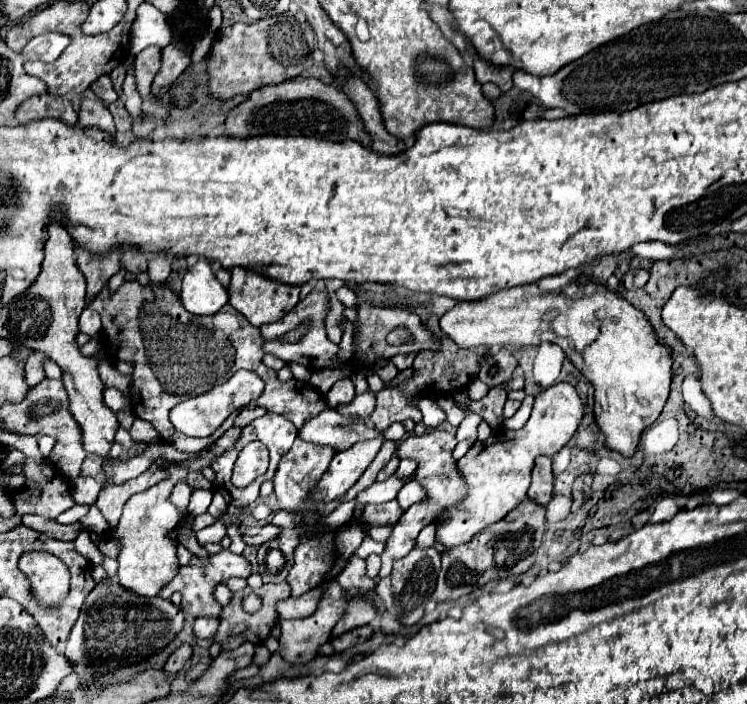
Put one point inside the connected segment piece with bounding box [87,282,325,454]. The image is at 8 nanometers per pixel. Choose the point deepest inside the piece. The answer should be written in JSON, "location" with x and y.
{"location":[174,357]}

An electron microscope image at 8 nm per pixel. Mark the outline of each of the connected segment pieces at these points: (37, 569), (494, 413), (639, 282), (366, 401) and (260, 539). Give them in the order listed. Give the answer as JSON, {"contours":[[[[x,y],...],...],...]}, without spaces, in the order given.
{"contours":[[[[25,552],[19,560],[19,570],[31,582],[31,594],[45,606],[63,602],[69,594],[69,570],[49,552]]],[[[503,382],[495,388],[491,388],[485,398],[481,398],[477,402],[475,400],[469,402],[469,410],[479,414],[485,422],[489,422],[491,428],[497,428],[503,420],[503,404],[507,400],[507,384],[509,382]]],[[[631,270],[631,272],[627,272],[623,288],[627,288],[627,290],[641,288],[641,286],[645,286],[647,280],[649,280],[649,272],[647,270]]],[[[367,392],[367,394],[355,396],[349,404],[339,404],[339,406],[337,406],[337,412],[343,414],[343,416],[347,416],[347,414],[357,414],[357,416],[361,416],[361,418],[367,418],[375,406],[375,394],[373,394],[373,392]]],[[[265,524],[265,526],[253,526],[253,528],[247,528],[245,534],[243,534],[243,540],[245,544],[251,544],[251,546],[261,546],[263,542],[267,542],[269,538],[277,536],[277,526],[273,524]]]]}

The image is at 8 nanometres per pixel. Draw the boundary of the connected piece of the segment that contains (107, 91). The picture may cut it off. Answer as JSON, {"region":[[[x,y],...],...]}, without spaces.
{"region":[[[99,76],[99,78],[91,84],[91,90],[93,90],[93,94],[95,94],[97,98],[101,98],[101,100],[107,102],[107,104],[111,104],[111,102],[117,100],[117,92],[115,92],[109,76]]]}

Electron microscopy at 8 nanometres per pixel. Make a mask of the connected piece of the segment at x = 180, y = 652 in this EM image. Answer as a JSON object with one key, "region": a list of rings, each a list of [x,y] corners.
{"region":[[[181,644],[171,656],[169,656],[169,660],[165,662],[165,670],[167,672],[179,672],[179,670],[183,670],[183,666],[185,666],[185,662],[191,658],[191,646],[189,644]]]}

